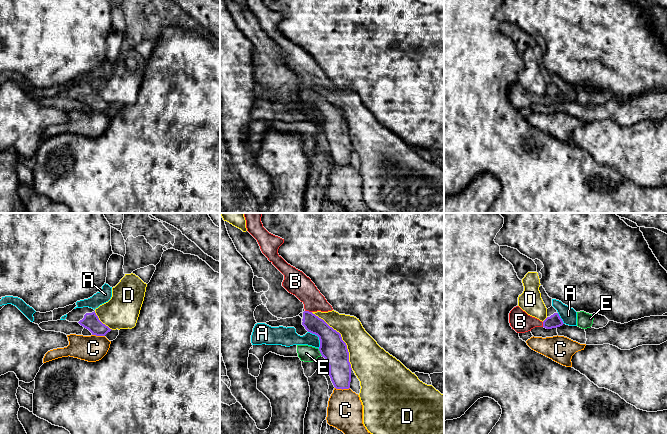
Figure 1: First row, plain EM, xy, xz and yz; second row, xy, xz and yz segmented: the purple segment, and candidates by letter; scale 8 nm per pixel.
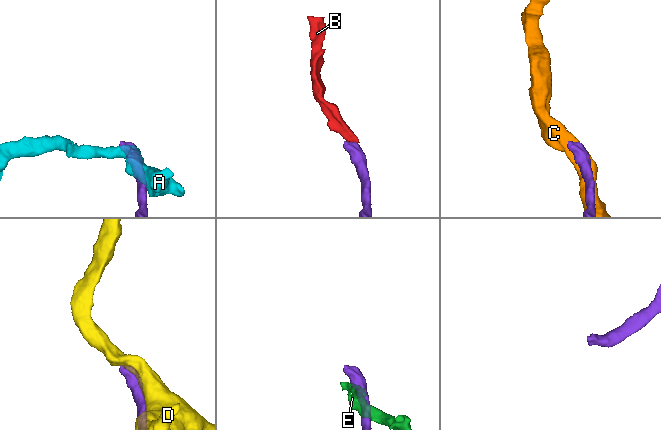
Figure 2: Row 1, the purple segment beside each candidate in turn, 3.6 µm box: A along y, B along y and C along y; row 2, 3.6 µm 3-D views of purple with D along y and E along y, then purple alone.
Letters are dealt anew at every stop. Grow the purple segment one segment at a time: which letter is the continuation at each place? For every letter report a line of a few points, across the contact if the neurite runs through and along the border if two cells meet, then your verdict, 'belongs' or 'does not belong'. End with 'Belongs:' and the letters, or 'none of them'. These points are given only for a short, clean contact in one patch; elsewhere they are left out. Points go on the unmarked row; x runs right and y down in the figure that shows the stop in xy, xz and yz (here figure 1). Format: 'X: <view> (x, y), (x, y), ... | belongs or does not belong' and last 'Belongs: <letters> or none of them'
A: xz (308, 107), (318, 113), (319, 124) | does not belong
B: xz (327, 111), (308, 92), (308, 87), (308, 70), (297, 59) | belongs
C: does not belong
D: does not belong
E: xz (318, 125), (322, 131) | does not belong
Belongs: B

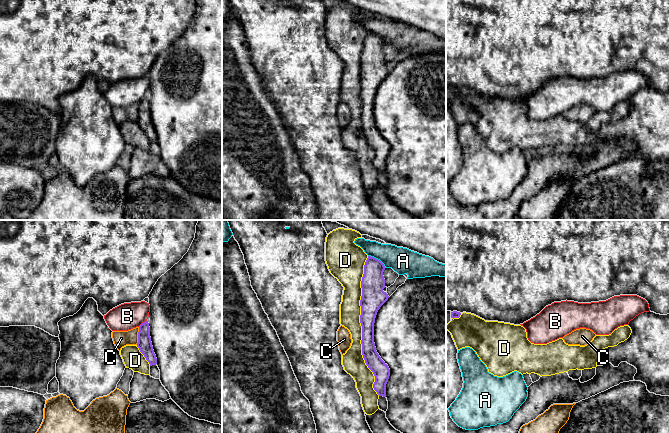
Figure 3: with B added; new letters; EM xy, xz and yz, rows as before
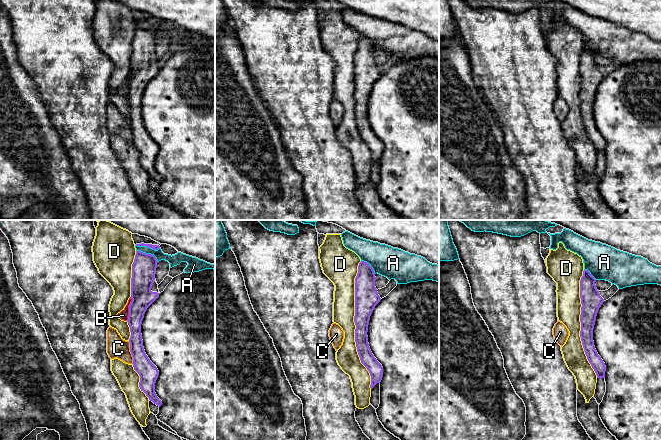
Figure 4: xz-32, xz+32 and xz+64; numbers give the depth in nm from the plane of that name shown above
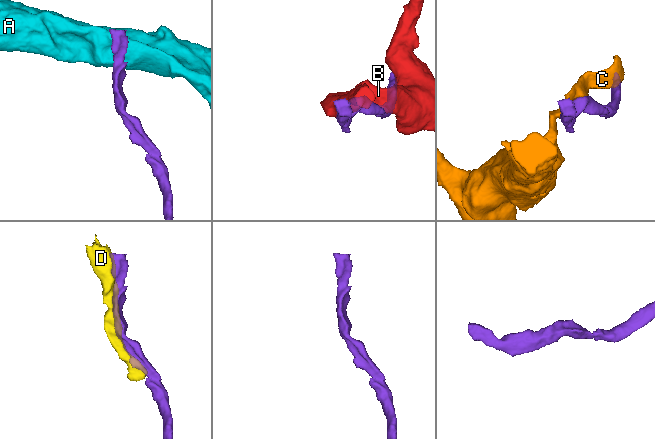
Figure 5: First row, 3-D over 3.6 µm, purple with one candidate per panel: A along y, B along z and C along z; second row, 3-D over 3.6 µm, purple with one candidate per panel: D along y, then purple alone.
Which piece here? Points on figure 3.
A: xz (368, 31), (377, 34), (385, 43) | does not belong
B: does not belong
C: does not belong
D: does not belong
Belongs: none of them

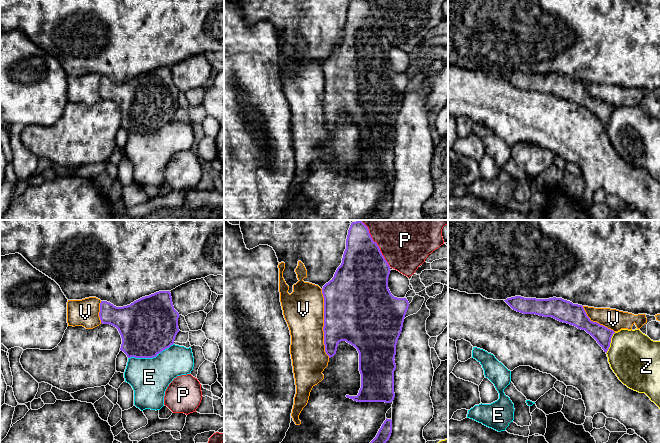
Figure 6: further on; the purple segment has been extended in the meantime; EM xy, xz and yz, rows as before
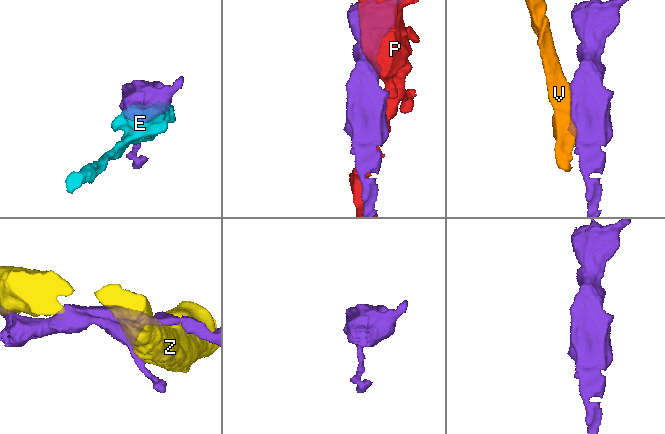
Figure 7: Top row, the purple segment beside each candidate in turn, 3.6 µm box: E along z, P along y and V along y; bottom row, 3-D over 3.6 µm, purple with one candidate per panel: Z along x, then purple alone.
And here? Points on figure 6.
E: does not belong
P: does not belong
V: does not belong
Z: does not belong
Belongs: none of them

